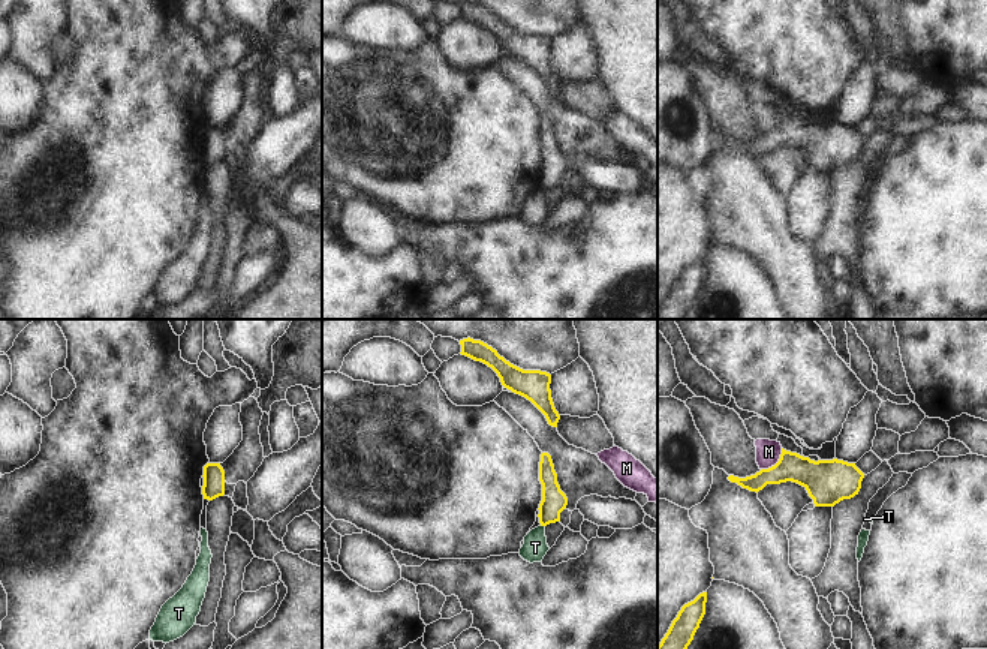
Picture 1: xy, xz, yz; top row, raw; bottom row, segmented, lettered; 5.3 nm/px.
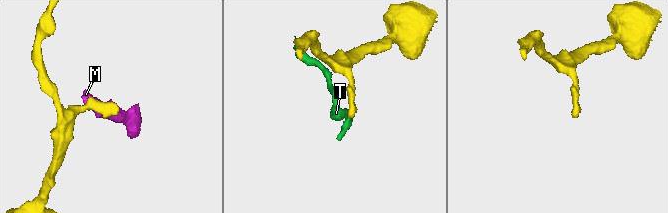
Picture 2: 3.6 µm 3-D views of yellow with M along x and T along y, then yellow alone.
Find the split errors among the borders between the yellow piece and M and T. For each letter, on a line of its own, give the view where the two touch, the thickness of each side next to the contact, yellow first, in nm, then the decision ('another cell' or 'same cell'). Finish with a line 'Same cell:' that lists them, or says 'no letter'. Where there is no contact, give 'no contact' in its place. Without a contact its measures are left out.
M: contact in yz; calibres 190 and 130 nm; another cell
T: contact in xz; calibres 140 and 140 nm; another cell
Same cell: no letter

